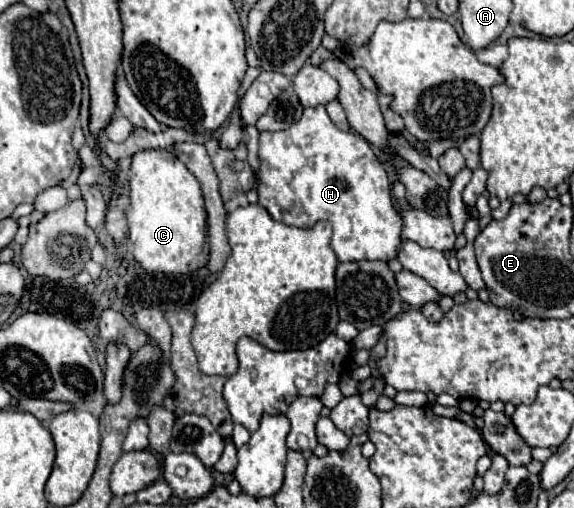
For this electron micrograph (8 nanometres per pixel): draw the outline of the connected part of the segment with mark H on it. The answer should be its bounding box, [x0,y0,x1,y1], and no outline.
[257,105,403,263]

